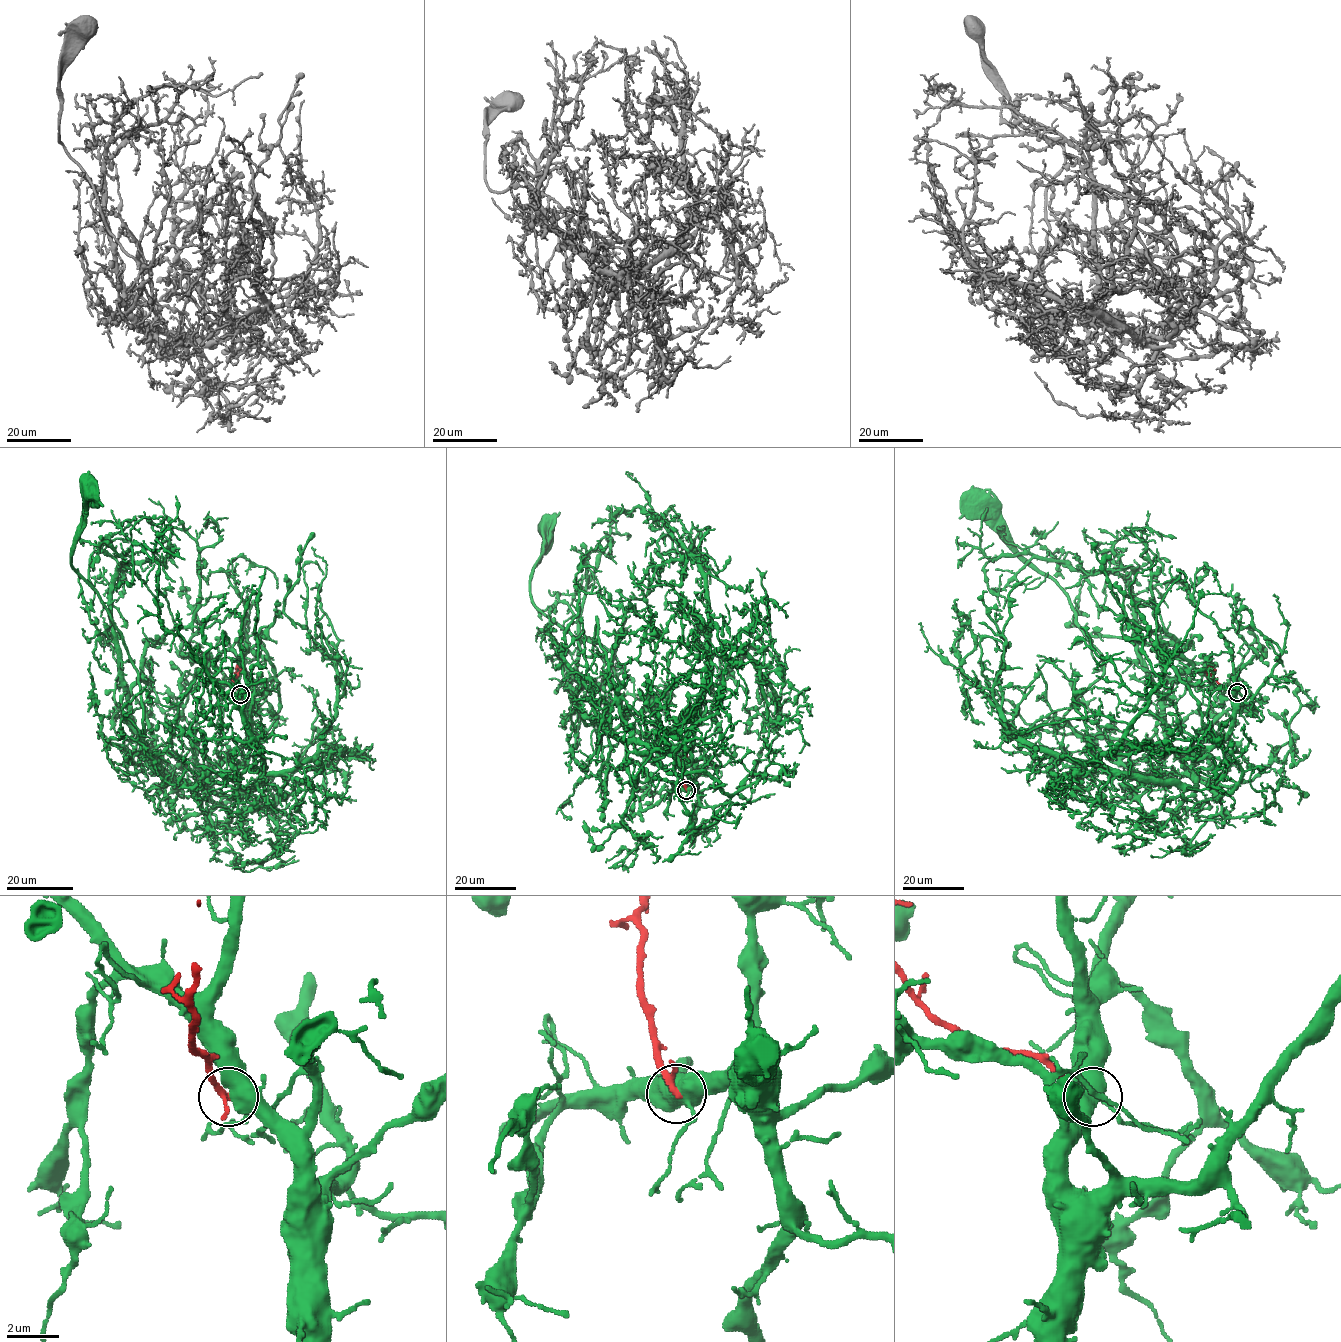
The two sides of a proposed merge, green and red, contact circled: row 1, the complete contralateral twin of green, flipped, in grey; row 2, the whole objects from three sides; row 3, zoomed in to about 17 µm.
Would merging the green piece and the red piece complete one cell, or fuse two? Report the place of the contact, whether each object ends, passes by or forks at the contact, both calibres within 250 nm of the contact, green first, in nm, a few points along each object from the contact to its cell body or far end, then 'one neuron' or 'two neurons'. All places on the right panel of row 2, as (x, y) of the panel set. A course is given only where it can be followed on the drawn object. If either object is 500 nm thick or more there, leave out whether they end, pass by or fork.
at (1237, 692); 550 nm thick on the green side, 200 nm on the other; green runs (1237, 692), (1228, 732), (1192, 776), (1110, 761), (1064, 717), (1103, 673), (1099, 651), (1065, 592), (976, 500); red runs (1237, 692), (1199, 669); two neurons

